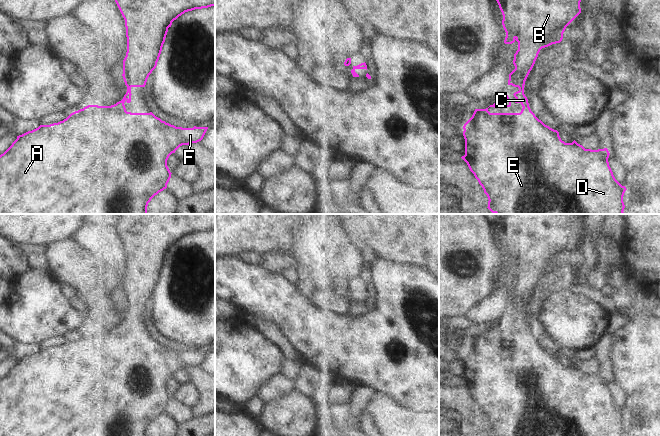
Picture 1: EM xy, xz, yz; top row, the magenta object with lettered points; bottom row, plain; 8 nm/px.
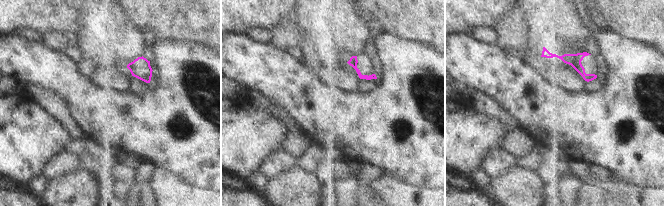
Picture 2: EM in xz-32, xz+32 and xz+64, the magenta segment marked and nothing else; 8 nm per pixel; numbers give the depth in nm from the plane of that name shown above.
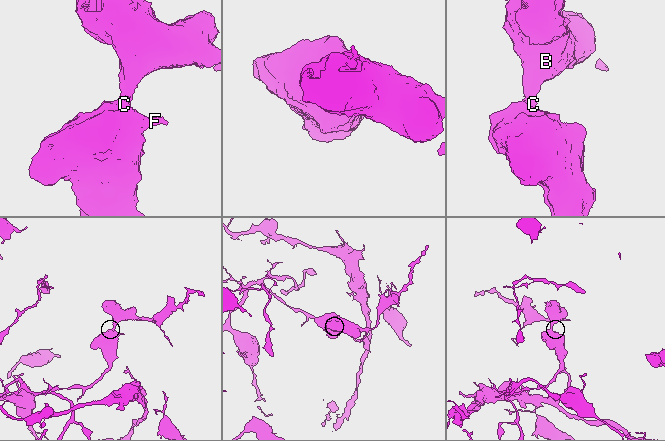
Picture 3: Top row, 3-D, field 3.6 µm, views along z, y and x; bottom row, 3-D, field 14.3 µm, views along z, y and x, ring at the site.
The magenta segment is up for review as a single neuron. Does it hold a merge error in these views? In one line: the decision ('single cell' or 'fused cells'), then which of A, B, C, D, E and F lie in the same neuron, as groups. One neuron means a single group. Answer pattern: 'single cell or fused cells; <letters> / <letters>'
single cell; A B C D E F

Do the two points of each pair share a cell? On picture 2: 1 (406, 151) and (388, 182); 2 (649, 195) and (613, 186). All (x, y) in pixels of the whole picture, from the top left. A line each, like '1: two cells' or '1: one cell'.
1: two cells
2: one cell

